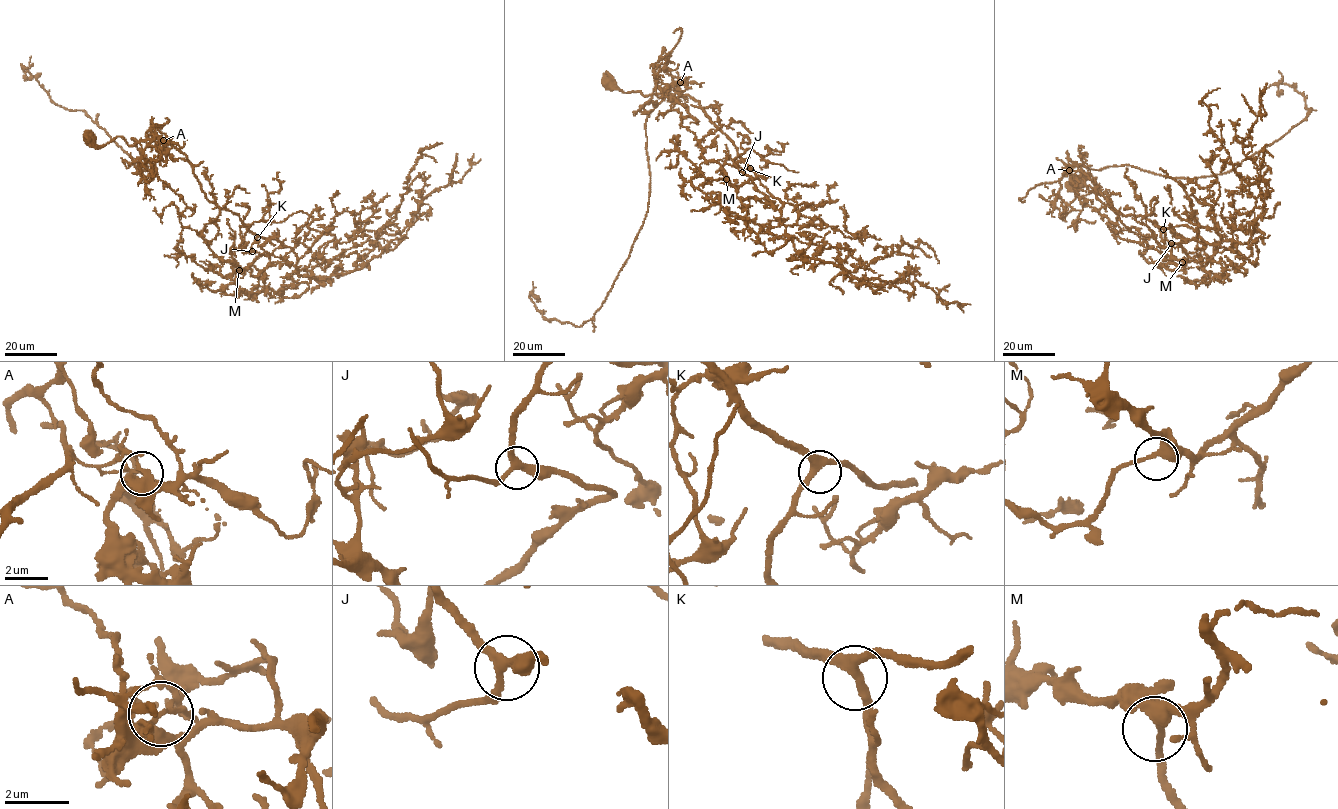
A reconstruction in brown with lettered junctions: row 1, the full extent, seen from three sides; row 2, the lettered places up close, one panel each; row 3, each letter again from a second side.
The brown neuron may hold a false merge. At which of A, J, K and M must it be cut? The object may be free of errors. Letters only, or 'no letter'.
A

